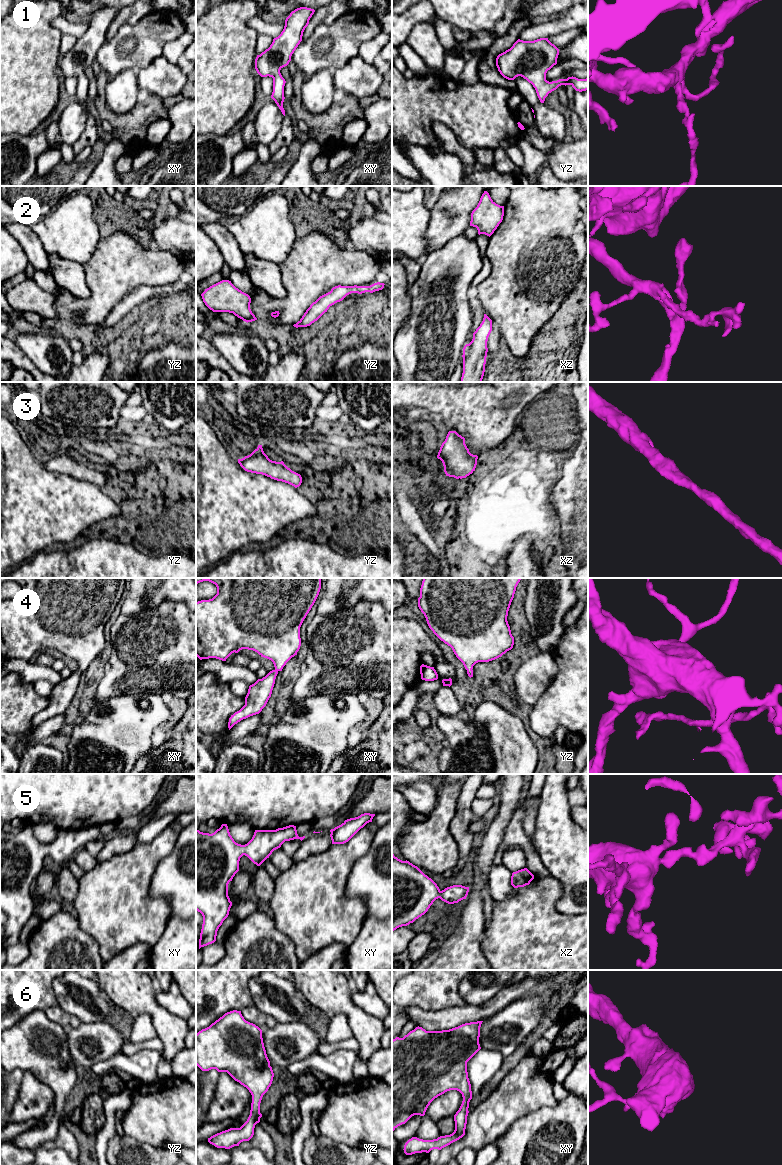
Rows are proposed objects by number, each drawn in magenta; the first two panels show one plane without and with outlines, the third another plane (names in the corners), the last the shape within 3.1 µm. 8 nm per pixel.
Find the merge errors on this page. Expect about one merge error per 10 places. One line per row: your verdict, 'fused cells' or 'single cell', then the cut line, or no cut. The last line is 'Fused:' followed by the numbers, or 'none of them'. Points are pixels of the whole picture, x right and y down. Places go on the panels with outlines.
1: single cell; no cut
2: single cell; no cut
3: single cell; no cut
4: single cell; no cut
5: single cell; no cut
6: single cell; no cut
Fused: none of them

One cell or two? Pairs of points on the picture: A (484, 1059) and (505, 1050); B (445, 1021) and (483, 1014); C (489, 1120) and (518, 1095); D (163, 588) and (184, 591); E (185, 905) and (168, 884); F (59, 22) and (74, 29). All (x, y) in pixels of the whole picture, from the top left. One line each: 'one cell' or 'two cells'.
A: two cells
B: one cell
C: one cell
D: one cell
E: one cell
F: one cell

